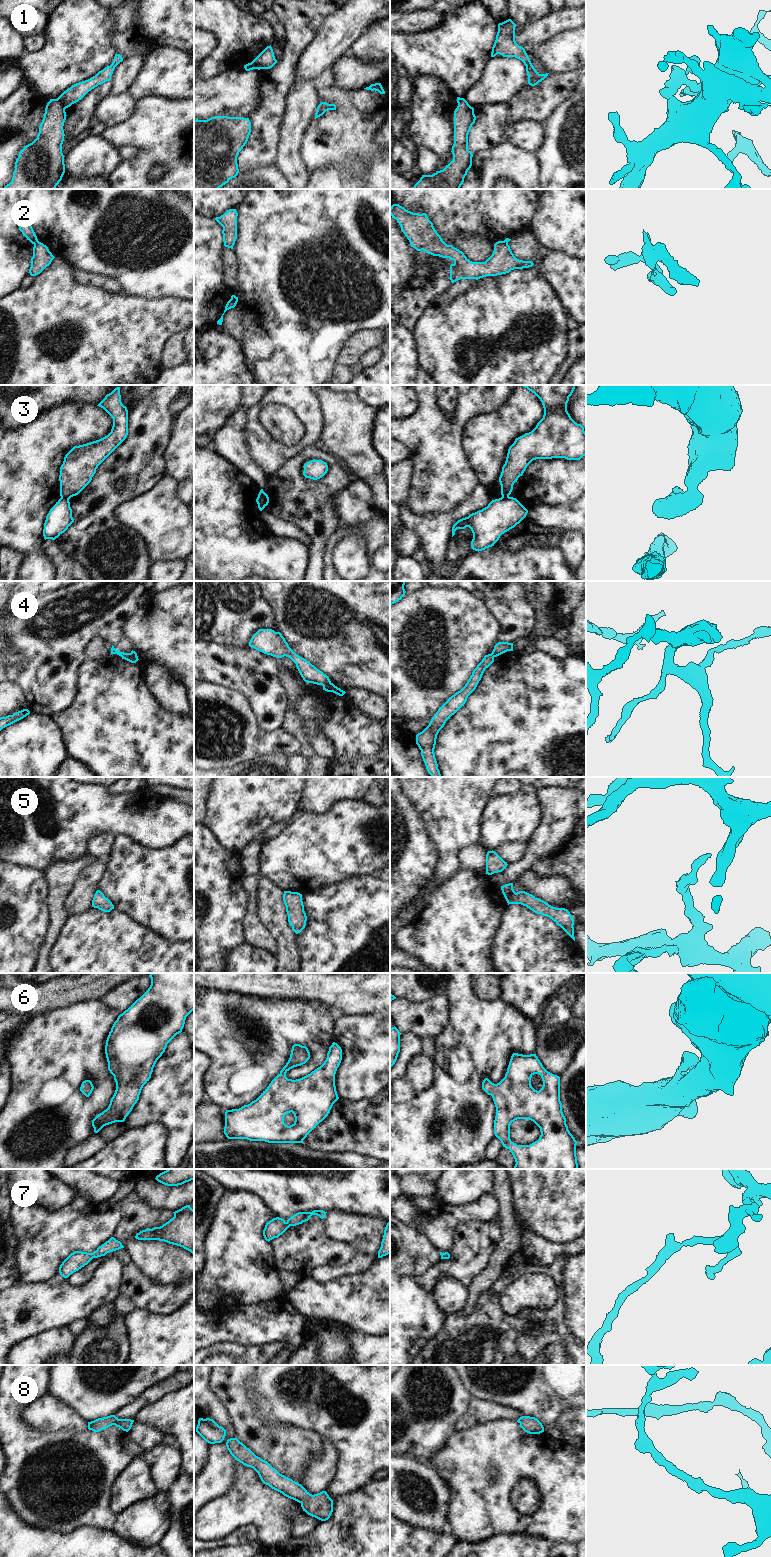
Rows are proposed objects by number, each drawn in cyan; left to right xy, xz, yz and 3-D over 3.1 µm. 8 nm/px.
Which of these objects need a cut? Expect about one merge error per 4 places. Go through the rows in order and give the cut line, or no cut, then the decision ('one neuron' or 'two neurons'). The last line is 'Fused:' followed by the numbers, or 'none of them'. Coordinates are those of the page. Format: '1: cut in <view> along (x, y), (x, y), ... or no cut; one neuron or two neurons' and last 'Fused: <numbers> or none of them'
1: cut in xy along (56, 99), (65, 108); two neurons
2: cut in xy along (38, 241), (34, 244); two neurons
3: cut in xy along (61, 496), (68, 500); two neurons
4: cut in xz along (330, 682), (322, 685); two neurons
5: no cut; one neuron
6: no cut; one neuron
7: no cut; one neuron
8: no cut; one neuron
Fused: 1, 2, 3, 4

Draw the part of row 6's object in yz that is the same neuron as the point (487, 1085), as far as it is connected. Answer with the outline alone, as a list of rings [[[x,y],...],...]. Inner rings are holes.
[[[513,1053],[505,1077],[497,1084],[485,1078],[482,1082],[482,1089],[493,1098],[496,1107],[494,1134],[501,1141],[503,1147],[509,1149],[512,1153],[516,1162],[514,1169],[578,1169],[576,1156],[576,1145],[578,1142],[568,1130],[566,1118],[562,1112],[560,1077],[548,1072],[536,1054],[523,1055]],[[534,1074],[539,1074],[543,1081],[543,1086],[539,1091],[531,1086],[531,1078]],[[517,1119],[533,1121],[540,1128],[541,1135],[539,1139],[530,1145],[517,1145],[512,1142],[510,1139],[510,1125]]]

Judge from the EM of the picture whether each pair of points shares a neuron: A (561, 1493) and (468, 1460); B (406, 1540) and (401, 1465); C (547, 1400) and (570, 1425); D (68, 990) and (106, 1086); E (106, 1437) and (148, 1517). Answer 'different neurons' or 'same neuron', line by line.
A: same neuron
B: different neurons
C: different neurons
D: different neurons
E: same neuron

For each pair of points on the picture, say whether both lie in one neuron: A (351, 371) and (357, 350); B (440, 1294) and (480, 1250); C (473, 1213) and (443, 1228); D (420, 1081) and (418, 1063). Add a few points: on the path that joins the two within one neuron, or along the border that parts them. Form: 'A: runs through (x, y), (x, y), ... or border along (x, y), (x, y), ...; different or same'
A: border along (370, 348), (357, 362), (352, 364), (336, 363); different
B: border along (468, 1288), (456, 1278), (443, 1275), (433, 1289); different
C: runs through (466, 1213), (457, 1214), (450, 1221); same
D: runs through (420, 1077), (420, 1067); same

